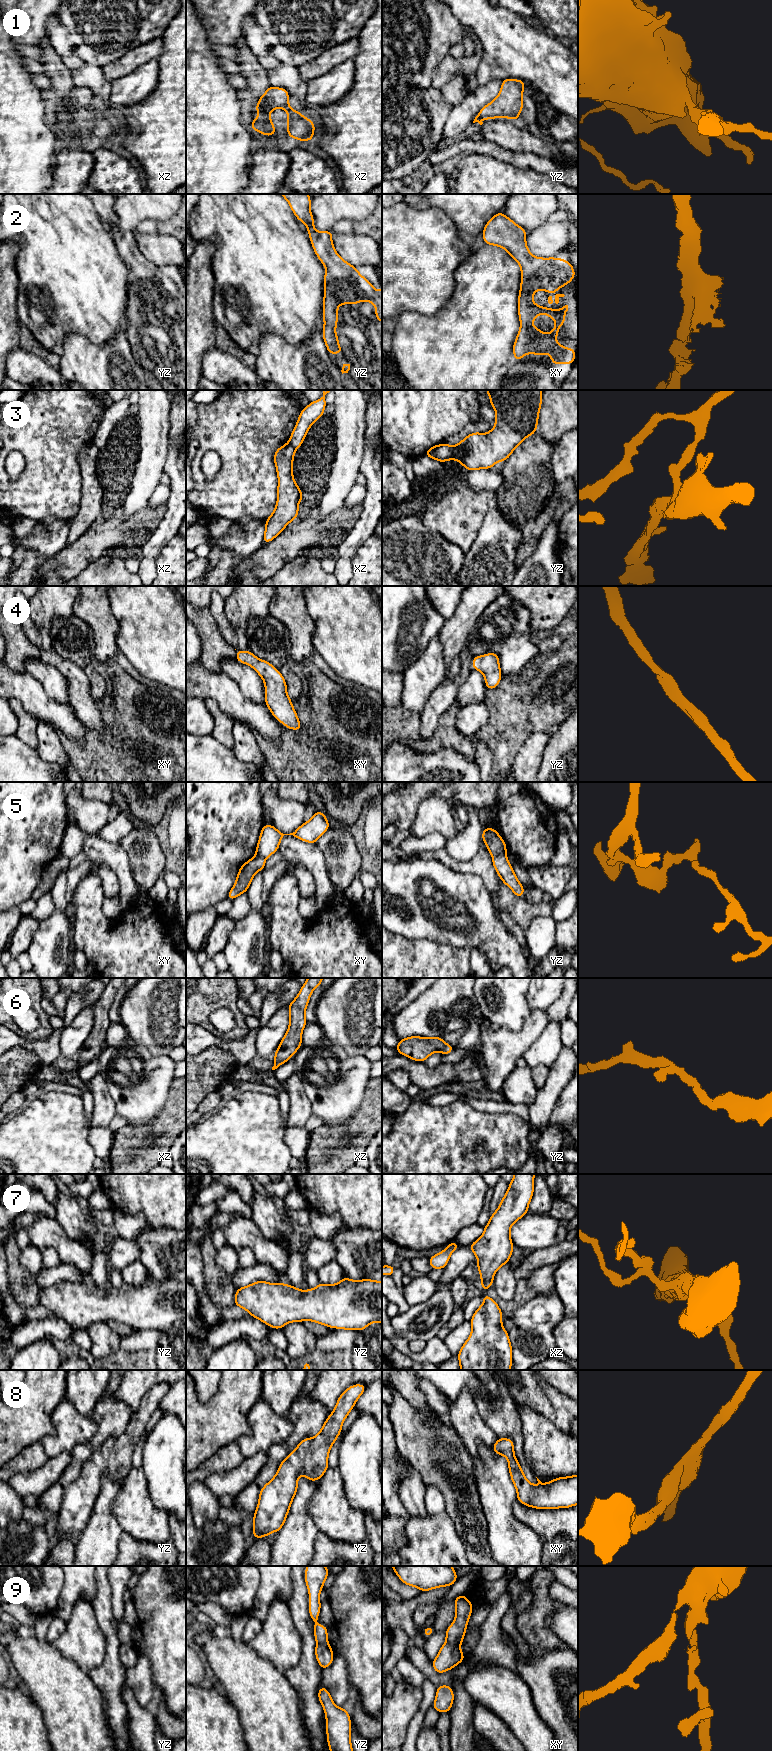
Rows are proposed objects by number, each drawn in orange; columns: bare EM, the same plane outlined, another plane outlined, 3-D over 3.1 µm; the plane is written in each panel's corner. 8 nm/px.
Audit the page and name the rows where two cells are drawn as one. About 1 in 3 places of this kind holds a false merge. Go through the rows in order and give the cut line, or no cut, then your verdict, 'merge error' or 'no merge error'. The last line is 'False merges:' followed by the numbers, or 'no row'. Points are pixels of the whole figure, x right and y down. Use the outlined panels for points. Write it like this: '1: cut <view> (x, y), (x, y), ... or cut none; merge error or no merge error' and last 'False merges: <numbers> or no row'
1: cut none; no merge error
2: cut none; no merge error
3: cut yz (440, 445), (433, 458); merge error
4: cut none; no merge error
5: cut yz (505, 853), (500, 853), (493, 857); merge error
6: cut none; no merge error
7: cut none; no merge error
8: cut none; no merge error
9: cut xy (447, 1641), (458, 1646); merge error
False merges: 3, 5, 9

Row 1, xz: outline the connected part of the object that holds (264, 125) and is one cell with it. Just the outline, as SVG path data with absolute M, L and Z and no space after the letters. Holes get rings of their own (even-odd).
M270 85L267 91L259 98L255 107L255 112L263 115L259 118L254 117L250 125L252 130L266 136L275 135L276 129L271 121L269 112L278 107L288 113L286 124L288 136L300 141L312 141L315 130L314 122L289 107L289 96L286 89Z

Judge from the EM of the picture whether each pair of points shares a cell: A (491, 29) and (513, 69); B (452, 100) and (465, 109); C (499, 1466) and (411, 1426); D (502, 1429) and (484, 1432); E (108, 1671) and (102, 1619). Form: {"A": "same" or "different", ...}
{"A": "same", "B": "different", "C": "different", "D": "different", "E": "same"}

